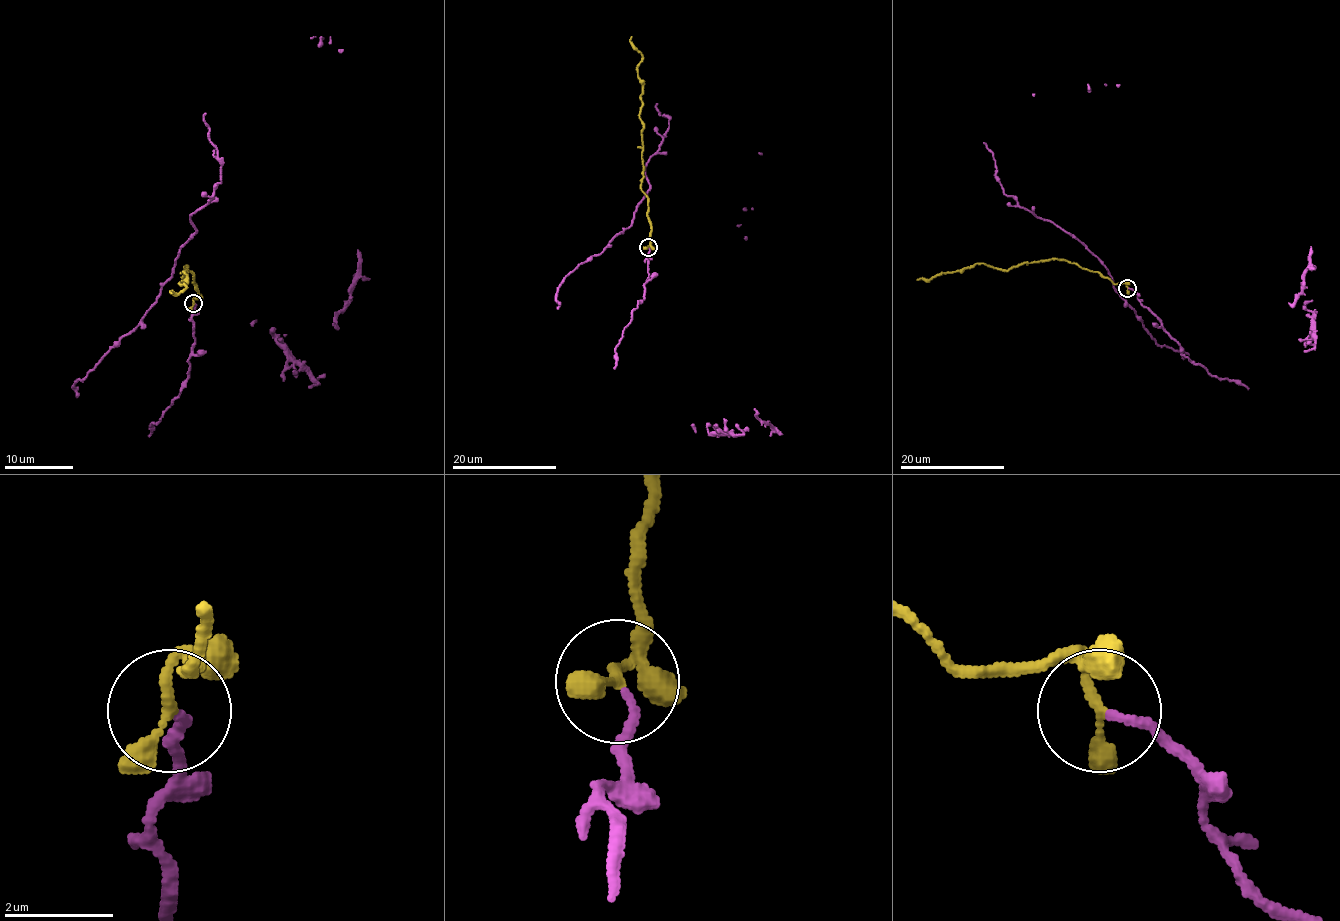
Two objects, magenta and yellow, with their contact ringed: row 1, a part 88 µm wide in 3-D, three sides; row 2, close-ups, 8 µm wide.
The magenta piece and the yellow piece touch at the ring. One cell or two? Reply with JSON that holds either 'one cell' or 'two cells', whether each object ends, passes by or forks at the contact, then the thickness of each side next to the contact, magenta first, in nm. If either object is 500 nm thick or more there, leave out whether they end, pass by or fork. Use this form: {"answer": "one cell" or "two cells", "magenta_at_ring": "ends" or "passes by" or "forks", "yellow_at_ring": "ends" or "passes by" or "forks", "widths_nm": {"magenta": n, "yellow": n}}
{"answer": "one cell", "magenta_at_ring": "ends", "yellow_at_ring": "passes by", "widths_nm": {"magenta": 140, "yellow": 200}}

